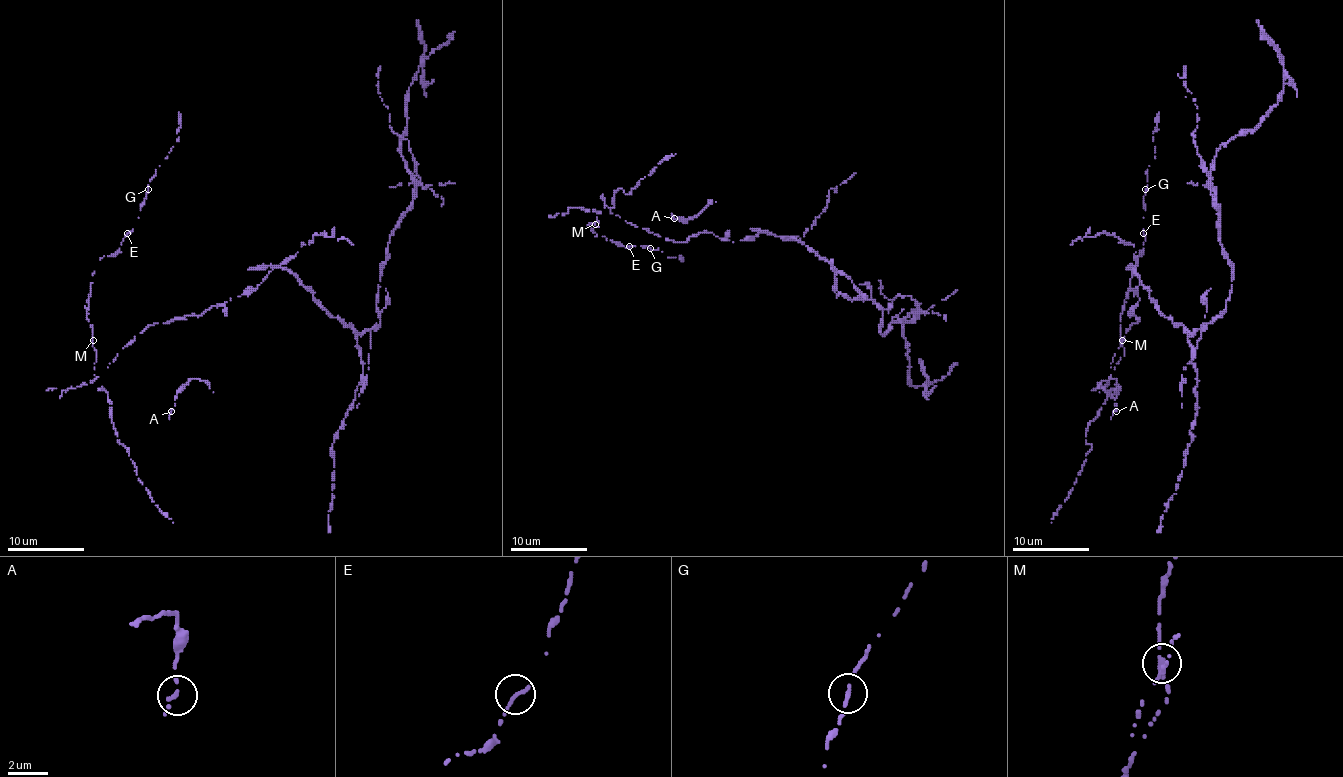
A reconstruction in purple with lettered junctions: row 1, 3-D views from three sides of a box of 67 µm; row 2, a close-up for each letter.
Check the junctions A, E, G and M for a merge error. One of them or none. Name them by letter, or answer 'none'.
M

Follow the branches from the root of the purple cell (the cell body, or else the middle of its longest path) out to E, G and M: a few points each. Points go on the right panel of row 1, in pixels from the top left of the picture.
E: (1130, 287), (1139, 298), (1130, 315), (1139, 319), (1126, 331), (1111, 377), (1124, 356), (1120, 313), (1143, 233)
G: (1130, 287), (1139, 298), (1130, 315), (1139, 319), (1111, 377), (1124, 356), (1120, 313), (1145, 241), (1145, 189)
M: (1130, 287), (1139, 298), (1130, 315), (1139, 319), (1126, 331), (1113, 358), (1111, 377), (1124, 356), (1122, 340)

